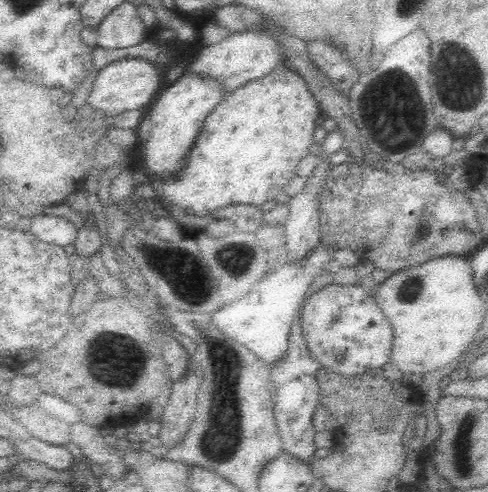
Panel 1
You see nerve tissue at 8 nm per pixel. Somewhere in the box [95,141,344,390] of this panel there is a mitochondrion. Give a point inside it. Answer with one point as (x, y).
(184, 271)

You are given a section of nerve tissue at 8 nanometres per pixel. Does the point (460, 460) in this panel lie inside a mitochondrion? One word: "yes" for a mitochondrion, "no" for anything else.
yes

